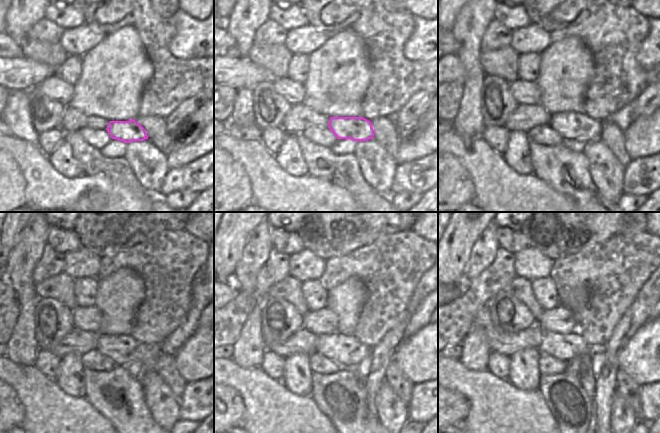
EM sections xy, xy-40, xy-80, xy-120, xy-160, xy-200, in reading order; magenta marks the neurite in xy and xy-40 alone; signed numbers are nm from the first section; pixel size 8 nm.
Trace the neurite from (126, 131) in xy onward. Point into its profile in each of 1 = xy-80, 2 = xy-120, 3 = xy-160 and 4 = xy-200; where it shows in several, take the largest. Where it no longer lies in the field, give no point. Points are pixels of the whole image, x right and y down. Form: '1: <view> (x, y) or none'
1: xy-80 (569, 125)
2: xy-120 (123, 349)
3: xy-160 (346, 350)
4: xy-200 (563, 347)

